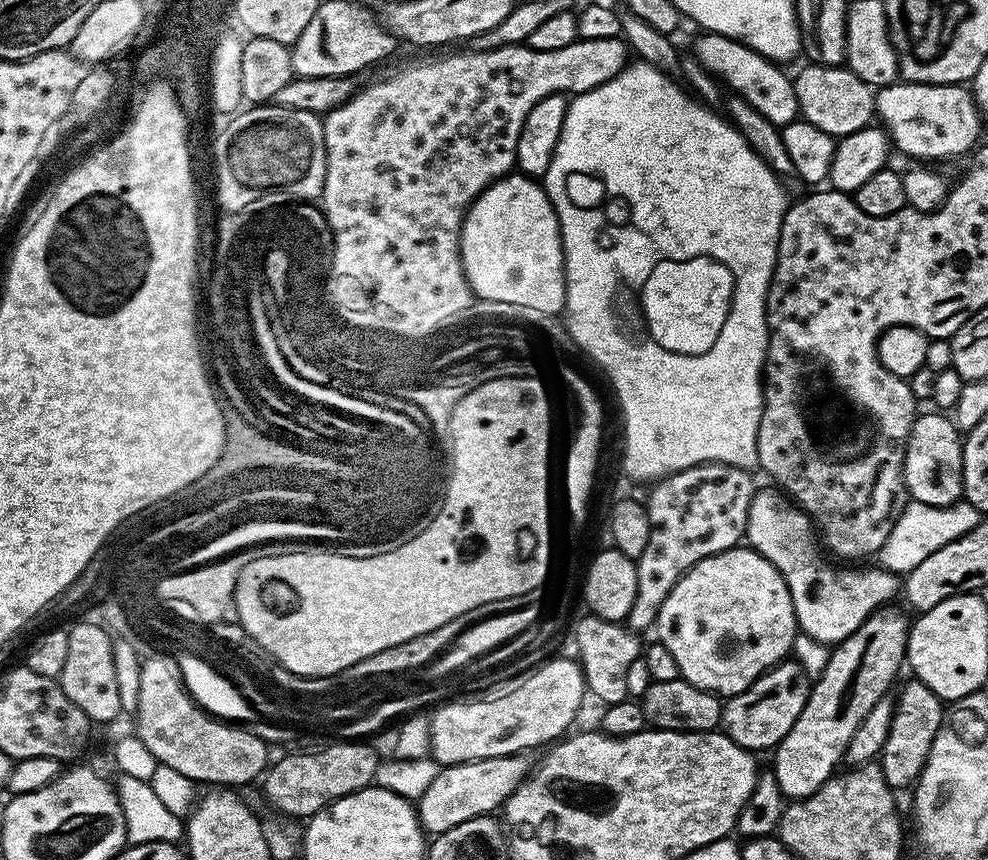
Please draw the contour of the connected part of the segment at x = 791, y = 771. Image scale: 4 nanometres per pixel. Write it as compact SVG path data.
M884 606L873 612L862 622L862 626L858 626L858 630L854 630L854 634L850 634L842 643L831 649L830 662L826 662L826 670L822 670L822 674L815 677L806 706L802 714L798 714L798 722L794 722L790 734L786 734L786 738L782 738L782 742L776 745L774 749L776 757L772 760L771 771L776 777L780 793L785 798L812 796L831 778L839 769L836 767L839 766L840 760L842 764L845 759L850 738L854 738L854 730L858 730L862 718L866 718L866 714L874 710L877 702L883 696L889 695L888 687L891 686L892 679L899 674L900 667L902 669L905 667L910 620L892 607Z

